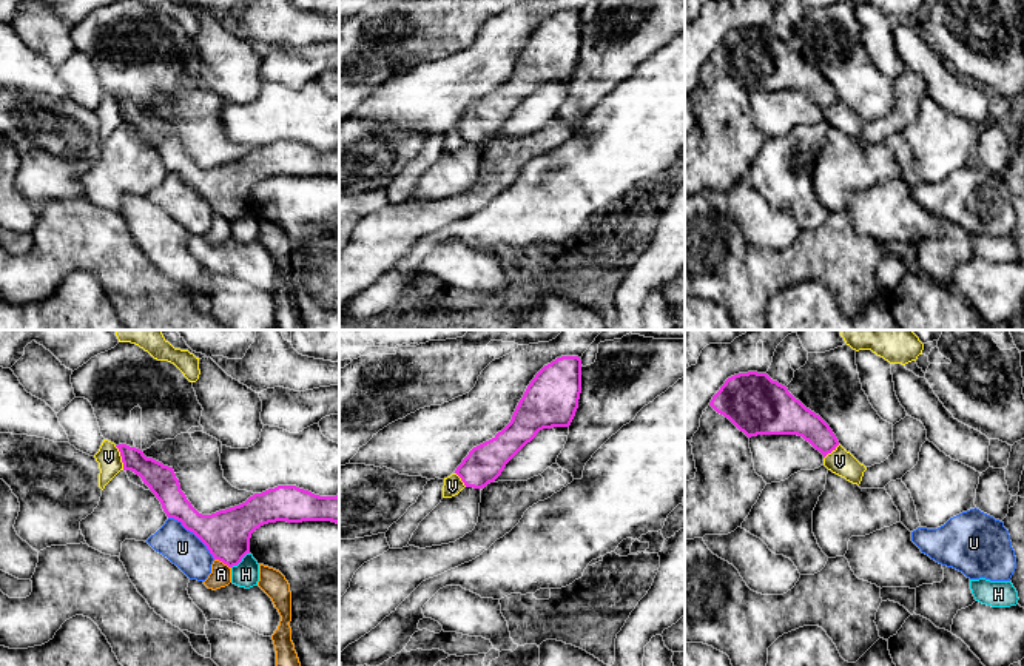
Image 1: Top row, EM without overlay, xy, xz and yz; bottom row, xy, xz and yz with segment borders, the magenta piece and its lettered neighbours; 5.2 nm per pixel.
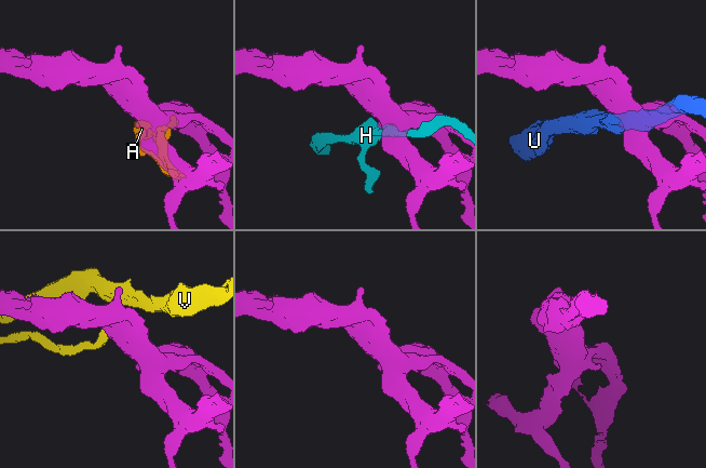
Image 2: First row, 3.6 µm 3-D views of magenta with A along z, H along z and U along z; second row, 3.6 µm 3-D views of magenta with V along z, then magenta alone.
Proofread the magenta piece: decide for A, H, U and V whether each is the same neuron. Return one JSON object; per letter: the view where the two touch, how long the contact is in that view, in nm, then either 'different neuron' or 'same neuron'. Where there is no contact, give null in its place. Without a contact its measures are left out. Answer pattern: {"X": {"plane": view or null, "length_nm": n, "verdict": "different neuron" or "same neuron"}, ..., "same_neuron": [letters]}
{"A": {"plane": "xy", "length_nm": 100, "verdict": "different neuron"}, "H": {"plane": "xy", "length_nm": 130, "verdict": "different neuron"}, "U": {"plane": "xy", "length_nm": 340, "verdict": "different neuron"}, "V": {"plane": "xy", "length_nm": 140, "verdict": "different neuron"}, "same_neuron": []}

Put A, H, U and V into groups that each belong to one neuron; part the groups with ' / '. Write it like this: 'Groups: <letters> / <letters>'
Groups: A U / H / V

